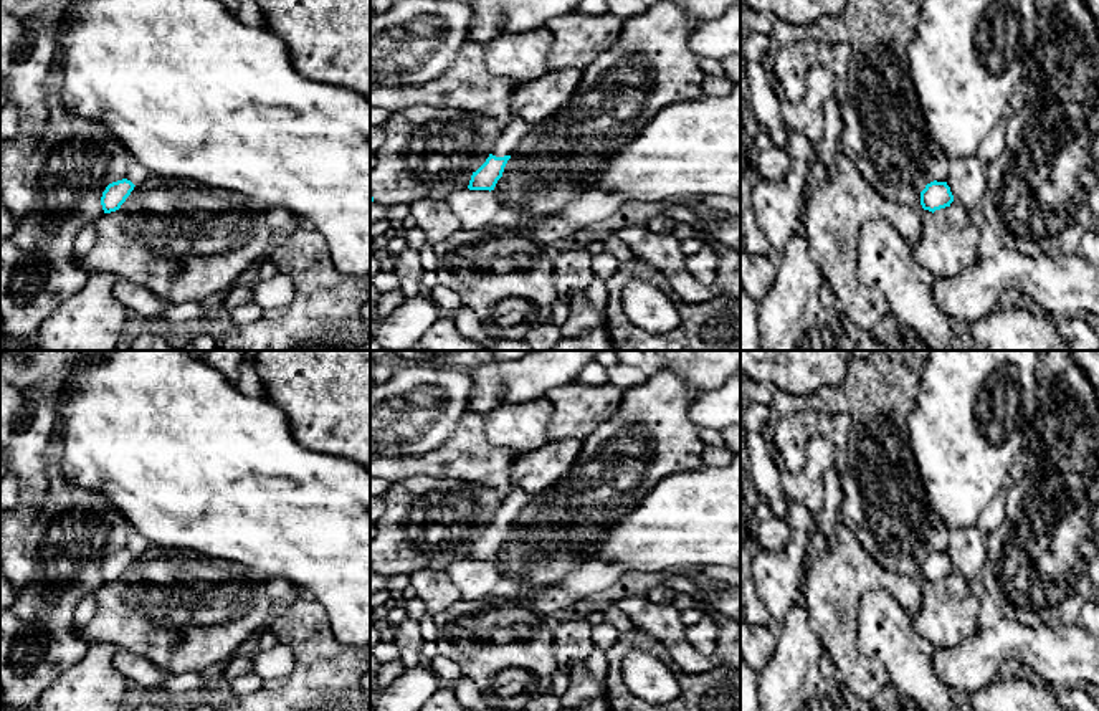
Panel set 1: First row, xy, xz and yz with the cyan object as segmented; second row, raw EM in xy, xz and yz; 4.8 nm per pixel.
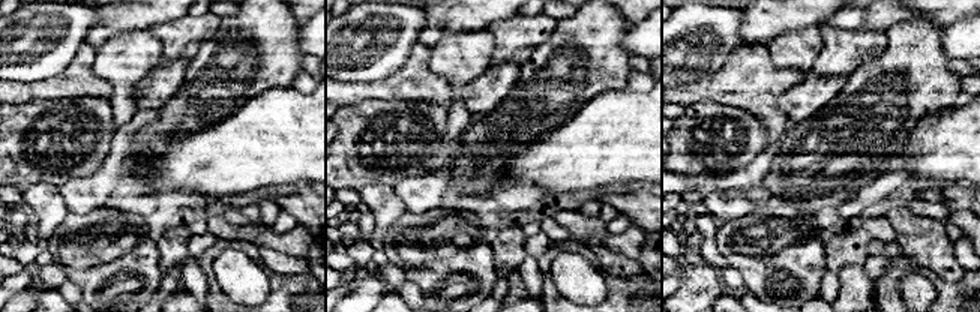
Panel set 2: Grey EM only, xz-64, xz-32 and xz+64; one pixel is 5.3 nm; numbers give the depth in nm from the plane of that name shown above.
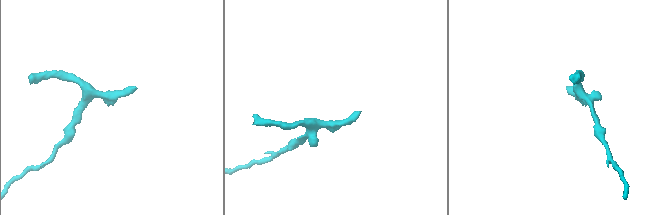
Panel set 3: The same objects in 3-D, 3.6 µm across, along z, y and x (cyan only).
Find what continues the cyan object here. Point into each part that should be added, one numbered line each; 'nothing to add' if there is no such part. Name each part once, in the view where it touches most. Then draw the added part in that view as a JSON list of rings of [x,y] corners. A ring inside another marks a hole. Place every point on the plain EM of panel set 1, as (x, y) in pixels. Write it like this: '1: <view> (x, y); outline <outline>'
1: xz (516, 500); outline [[[511,484],[507,496],[502,499],[499,511],[492,518],[492,526],[512,526],[521,509],[527,504],[530,494],[519,486]]]

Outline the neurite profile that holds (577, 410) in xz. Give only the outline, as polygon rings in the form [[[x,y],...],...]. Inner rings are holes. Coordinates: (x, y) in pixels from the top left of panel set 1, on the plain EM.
[[[573,384],[552,389],[545,395],[554,407],[554,415],[547,427],[547,440],[577,438],[583,441],[600,423],[613,417],[621,397],[623,392],[611,384],[598,387]]]

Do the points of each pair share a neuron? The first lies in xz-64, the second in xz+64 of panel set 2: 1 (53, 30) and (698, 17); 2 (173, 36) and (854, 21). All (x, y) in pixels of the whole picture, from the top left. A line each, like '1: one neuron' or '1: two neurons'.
1: one neuron
2: two neurons

